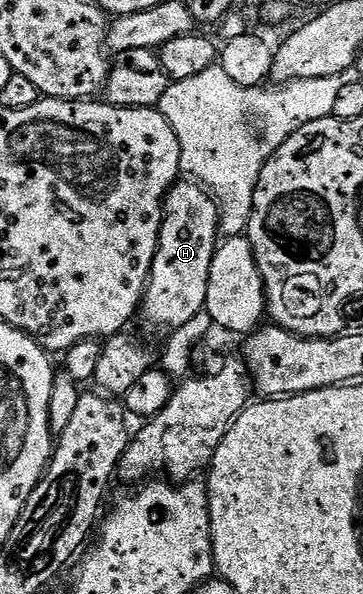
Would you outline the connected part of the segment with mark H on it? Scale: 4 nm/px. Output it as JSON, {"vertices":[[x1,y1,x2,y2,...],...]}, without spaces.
{"vertices":[[178,181,164,199,163,221,140,319,148,327,171,331,193,320,208,301,209,271,218,243,219,206,197,182]]}

